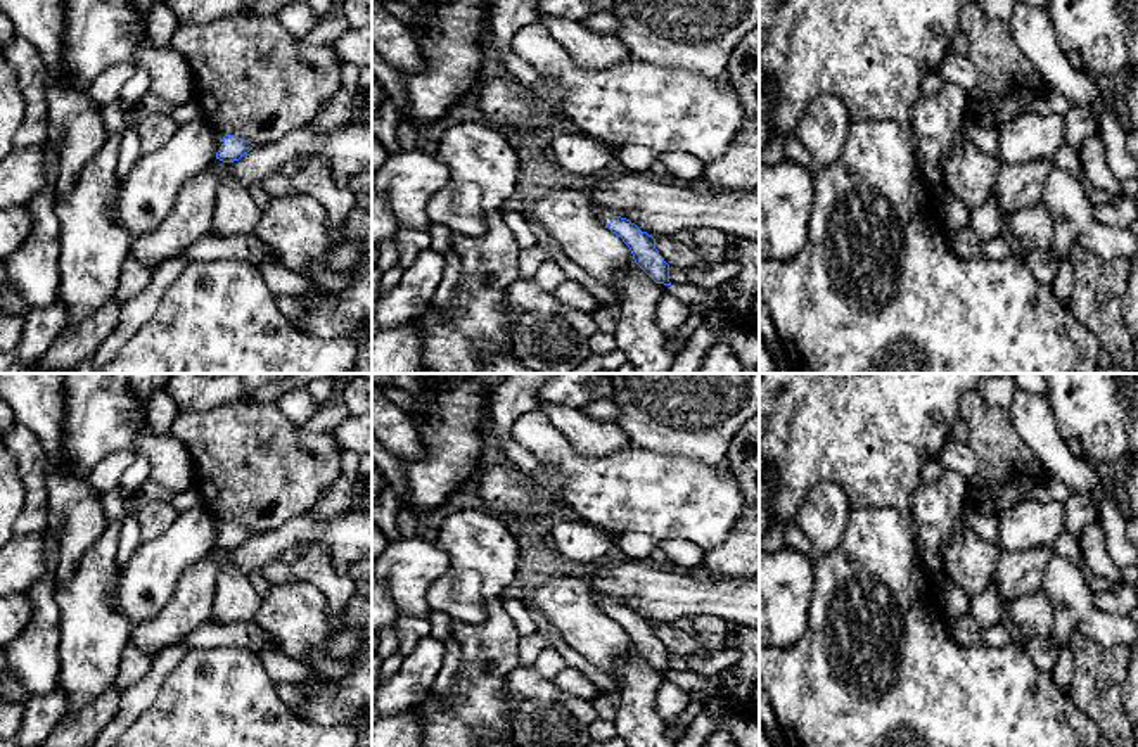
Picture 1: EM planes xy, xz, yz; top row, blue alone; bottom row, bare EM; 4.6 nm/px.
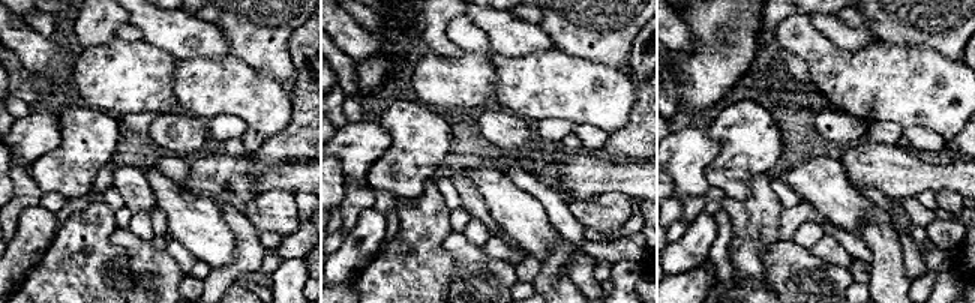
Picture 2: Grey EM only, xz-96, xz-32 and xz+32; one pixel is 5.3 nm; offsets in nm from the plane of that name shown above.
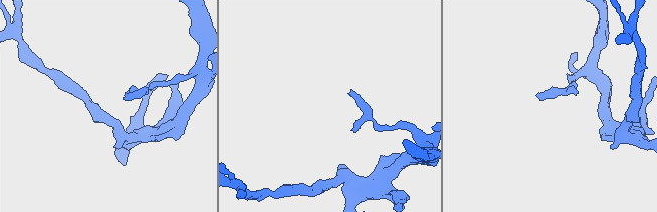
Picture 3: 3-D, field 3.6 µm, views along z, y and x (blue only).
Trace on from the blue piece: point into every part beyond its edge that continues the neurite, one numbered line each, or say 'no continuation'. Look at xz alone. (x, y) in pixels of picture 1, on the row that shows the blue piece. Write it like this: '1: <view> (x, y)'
1: xz (604, 217)

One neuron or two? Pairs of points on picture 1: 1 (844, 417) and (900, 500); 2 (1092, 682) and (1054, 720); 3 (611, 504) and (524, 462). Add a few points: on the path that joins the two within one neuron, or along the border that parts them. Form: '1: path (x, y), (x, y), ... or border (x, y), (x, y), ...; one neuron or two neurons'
1: path (865, 438), (874, 446), (877, 464), (888, 479); one neuron
2: border (1066, 695), (1100, 728); two neurons
3: border (514, 427), (512, 436), (540, 460); two neurons

